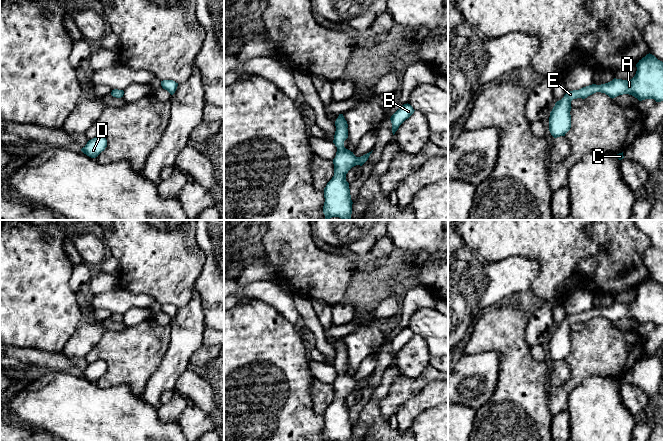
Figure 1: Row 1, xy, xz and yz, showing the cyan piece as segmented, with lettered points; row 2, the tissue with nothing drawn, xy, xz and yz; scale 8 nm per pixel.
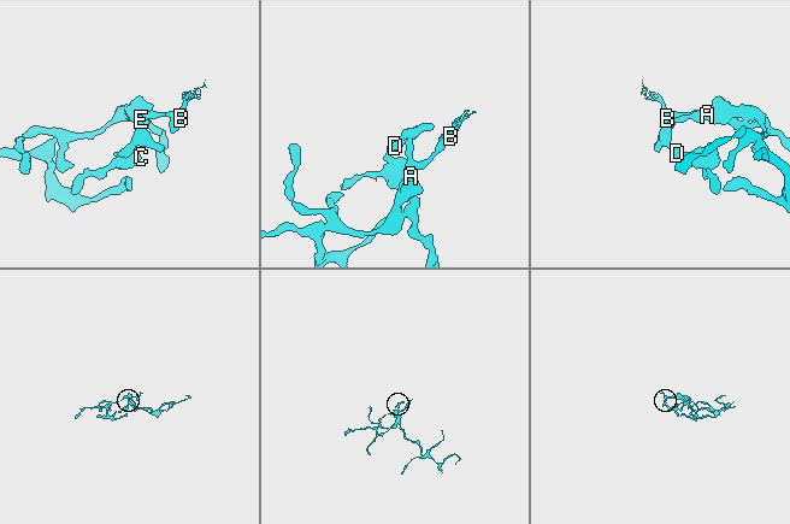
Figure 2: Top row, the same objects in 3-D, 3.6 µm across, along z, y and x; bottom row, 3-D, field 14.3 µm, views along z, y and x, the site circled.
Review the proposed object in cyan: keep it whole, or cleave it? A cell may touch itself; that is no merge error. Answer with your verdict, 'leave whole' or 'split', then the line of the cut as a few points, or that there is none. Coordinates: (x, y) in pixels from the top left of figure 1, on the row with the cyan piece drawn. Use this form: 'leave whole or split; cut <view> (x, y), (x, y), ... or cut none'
leave whole; cut none

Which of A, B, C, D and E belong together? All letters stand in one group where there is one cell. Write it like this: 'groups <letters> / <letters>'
groups A B C D E

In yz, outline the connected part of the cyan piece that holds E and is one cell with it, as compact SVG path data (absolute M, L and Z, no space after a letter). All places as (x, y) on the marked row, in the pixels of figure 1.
M647 54L636 64L637 71L631 80L614 78L612 81L596 85L592 84L579 90L566 91L564 97L555 103L549 117L549 131L554 138L565 136L571 128L571 101L585 99L588 96L601 92L610 98L629 94L639 101L654 99L663 101L663 62L654 55Z

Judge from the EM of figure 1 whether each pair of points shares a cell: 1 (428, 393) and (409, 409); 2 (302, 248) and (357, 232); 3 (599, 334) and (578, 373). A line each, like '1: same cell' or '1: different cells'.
1: same cell
2: different cells
3: same cell

